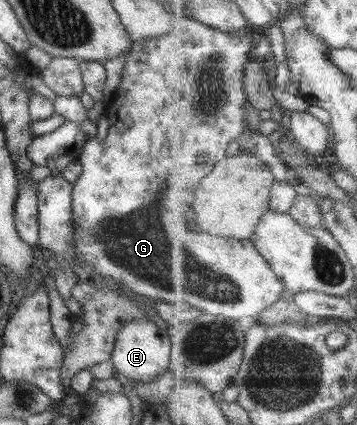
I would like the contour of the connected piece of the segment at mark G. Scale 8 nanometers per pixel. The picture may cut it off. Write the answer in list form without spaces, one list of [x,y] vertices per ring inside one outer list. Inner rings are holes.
[[[180,16],[174,20],[173,26],[167,34],[158,38],[141,40],[131,45],[131,51],[127,55],[119,83],[112,98],[104,107],[104,115],[108,120],[107,134],[103,140],[98,140],[93,136],[83,145],[78,159],[81,165],[81,174],[72,184],[70,192],[73,231],[70,245],[74,250],[76,260],[81,260],[83,264],[91,266],[91,270],[97,272],[99,276],[103,276],[104,279],[109,278],[111,282],[118,284],[121,291],[144,302],[187,302],[201,312],[241,320],[241,318],[249,318],[249,316],[257,319],[262,310],[281,299],[283,290],[287,290],[285,283],[279,280],[278,274],[269,266],[269,262],[259,252],[254,242],[251,242],[251,239],[223,238],[223,236],[211,236],[211,234],[203,234],[203,232],[191,232],[187,226],[187,210],[193,204],[197,186],[213,170],[213,166],[225,158],[227,146],[233,140],[237,140],[245,130],[247,112],[243,106],[247,104],[247,94],[243,90],[243,68],[249,61],[255,60],[251,49],[259,39],[248,29],[241,33],[225,33],[193,18],[183,16],[183,20],[181,20]]]

